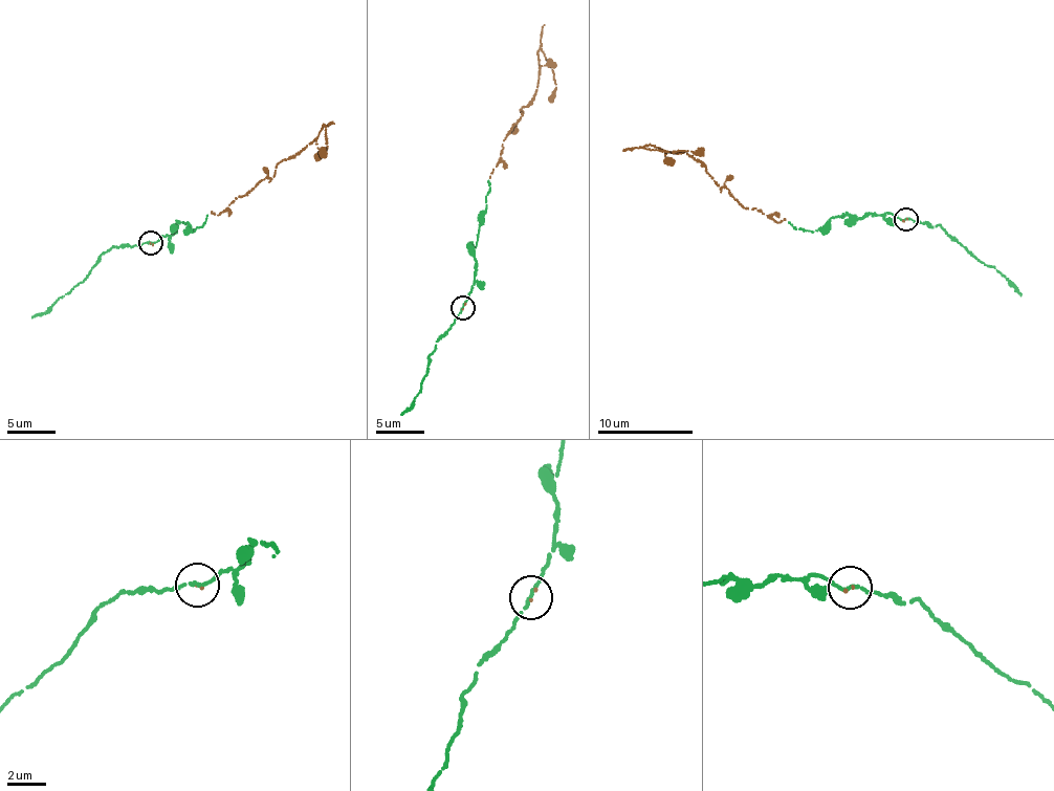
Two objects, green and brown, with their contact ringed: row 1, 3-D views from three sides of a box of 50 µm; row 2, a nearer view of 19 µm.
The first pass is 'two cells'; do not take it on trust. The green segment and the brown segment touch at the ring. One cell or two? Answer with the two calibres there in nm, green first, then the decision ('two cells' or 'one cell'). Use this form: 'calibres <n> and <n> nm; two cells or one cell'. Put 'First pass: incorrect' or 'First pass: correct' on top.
First pass: incorrect
calibres 170 and 130 nm; one cell

